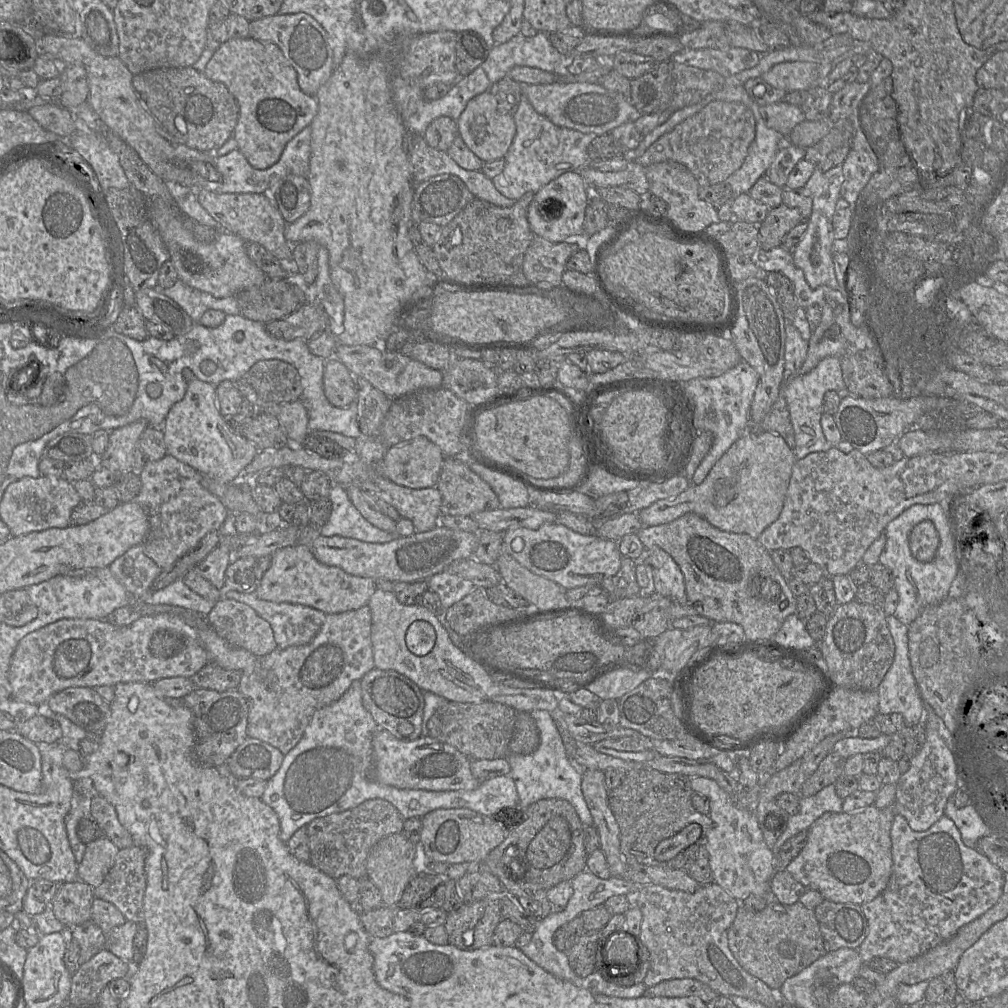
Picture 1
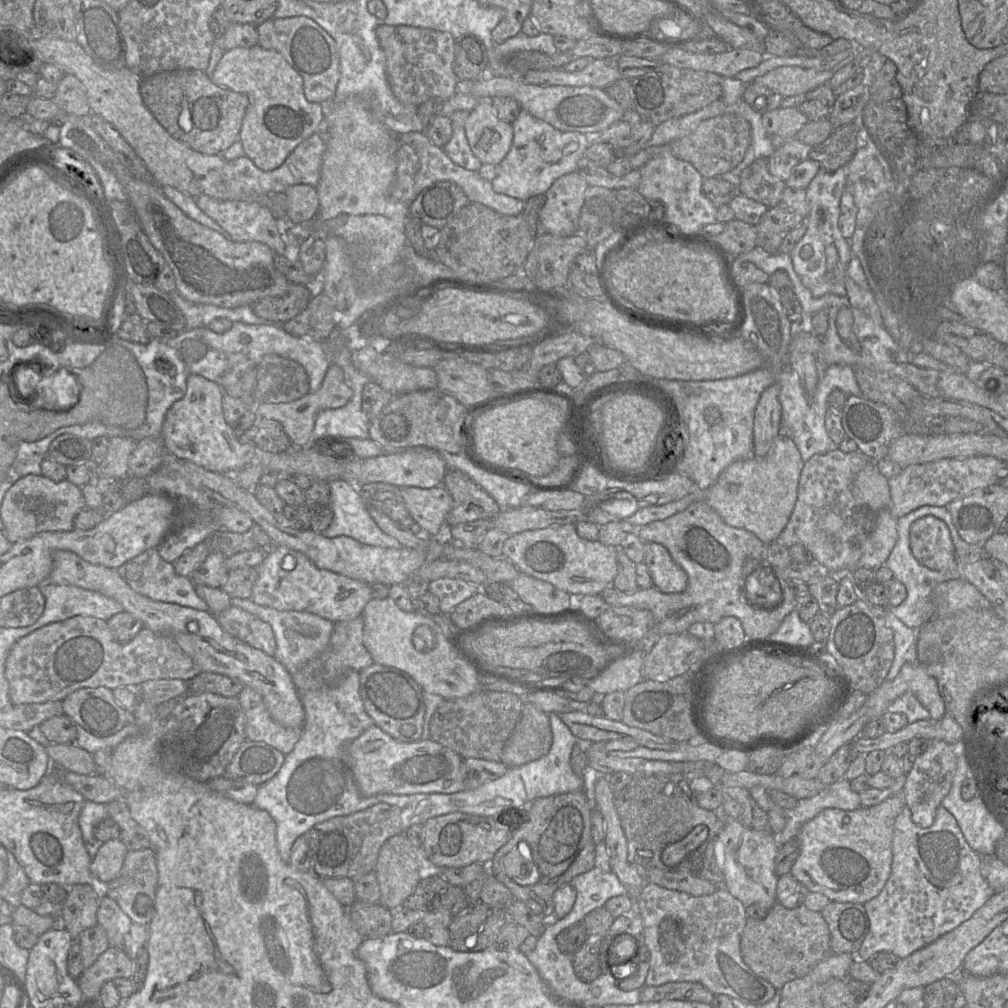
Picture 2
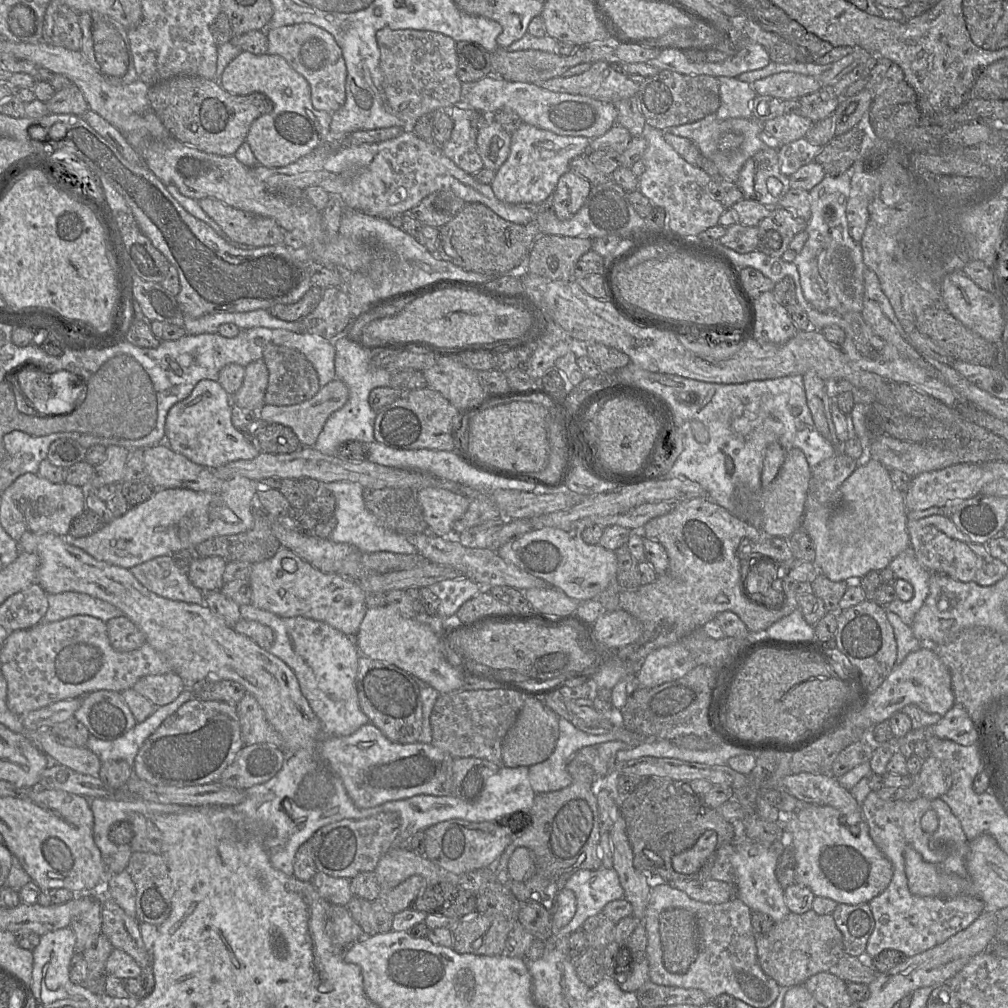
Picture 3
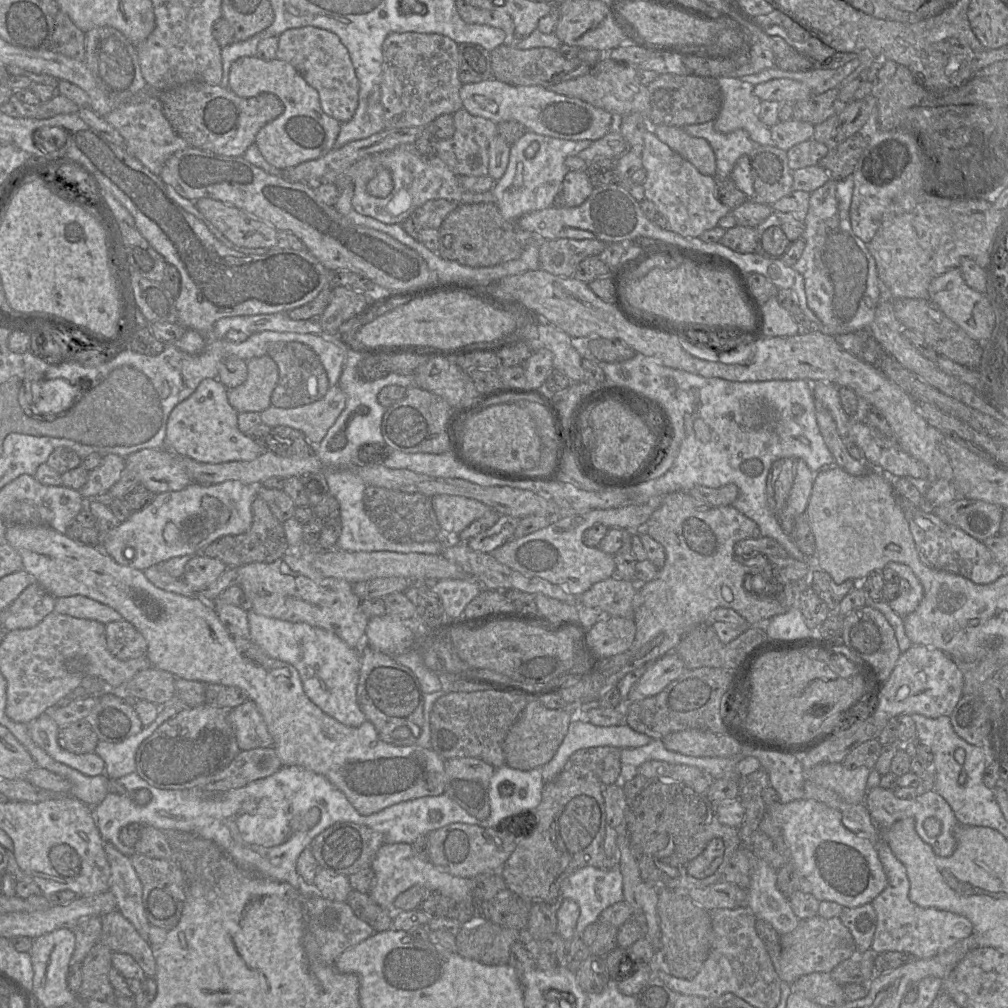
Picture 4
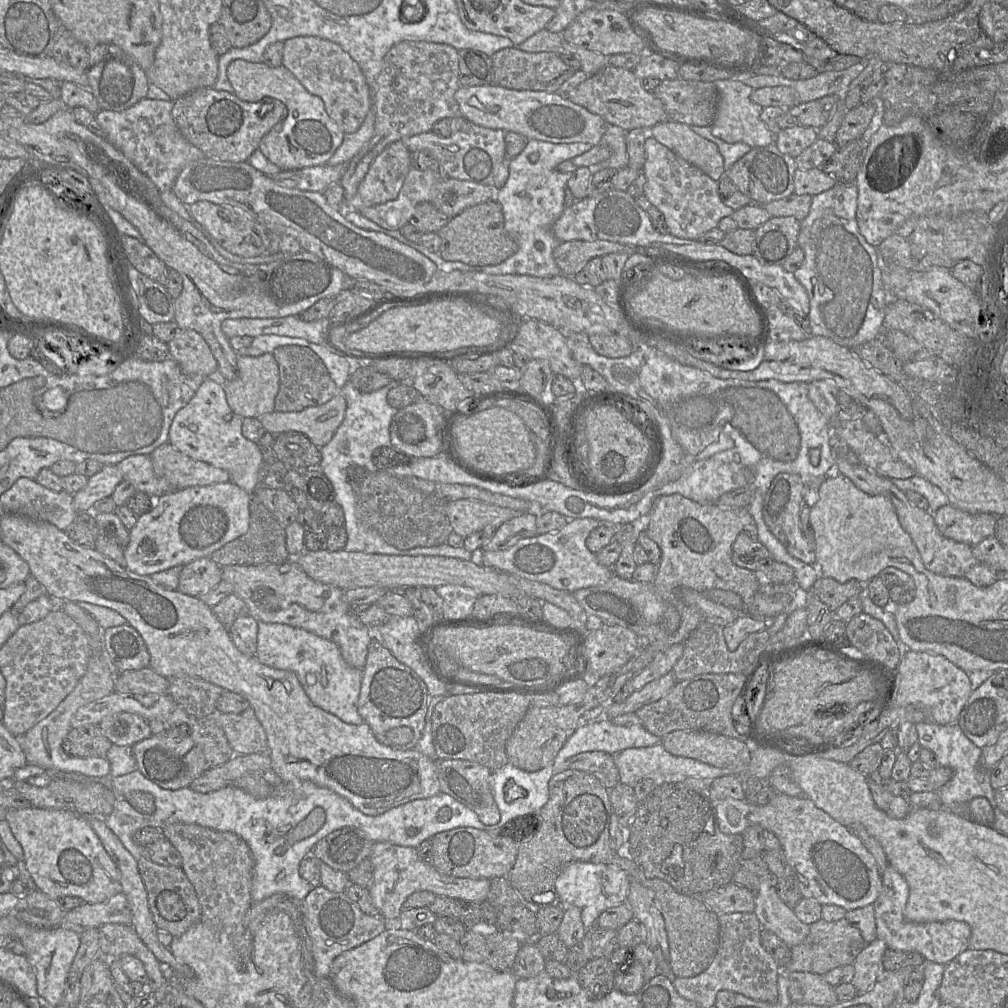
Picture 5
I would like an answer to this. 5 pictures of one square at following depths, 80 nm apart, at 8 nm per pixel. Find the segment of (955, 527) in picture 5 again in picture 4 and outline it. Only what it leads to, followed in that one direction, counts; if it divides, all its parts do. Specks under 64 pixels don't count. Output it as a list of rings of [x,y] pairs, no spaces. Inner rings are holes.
[[[958,498],[935,507],[934,513],[945,523],[956,526],[983,542],[999,535],[1005,509],[981,500]]]

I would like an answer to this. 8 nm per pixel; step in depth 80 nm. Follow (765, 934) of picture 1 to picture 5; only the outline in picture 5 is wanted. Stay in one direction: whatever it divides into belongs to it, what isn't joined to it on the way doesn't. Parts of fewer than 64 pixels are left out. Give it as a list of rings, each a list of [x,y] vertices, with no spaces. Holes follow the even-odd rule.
[[[821,918],[810,924],[807,937],[791,948],[788,968],[781,972],[810,972],[823,975],[839,966],[853,964],[866,945],[860,931],[845,918],[838,921],[826,921]]]

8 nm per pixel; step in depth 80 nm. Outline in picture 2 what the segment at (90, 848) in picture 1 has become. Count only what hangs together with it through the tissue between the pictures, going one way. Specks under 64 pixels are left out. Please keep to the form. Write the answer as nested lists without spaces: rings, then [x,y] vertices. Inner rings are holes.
[[[120,839],[103,842],[92,857],[91,873],[103,883],[112,881],[118,877],[127,852],[127,847]]]

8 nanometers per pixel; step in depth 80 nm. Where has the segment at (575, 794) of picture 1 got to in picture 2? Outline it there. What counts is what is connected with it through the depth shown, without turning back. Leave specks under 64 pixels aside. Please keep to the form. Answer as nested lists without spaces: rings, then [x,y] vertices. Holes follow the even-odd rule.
[[[557,713],[548,715],[553,734],[550,751],[545,756],[519,767],[519,773],[527,793],[528,804],[538,798],[584,790],[583,778],[574,773],[570,764],[573,748],[580,740],[562,722]]]

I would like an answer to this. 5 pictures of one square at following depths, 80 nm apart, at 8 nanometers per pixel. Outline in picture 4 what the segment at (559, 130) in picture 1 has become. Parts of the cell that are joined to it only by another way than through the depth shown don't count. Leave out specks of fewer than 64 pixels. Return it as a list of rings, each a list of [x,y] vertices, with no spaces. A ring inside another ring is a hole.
[[[526,131],[520,139],[510,145],[506,172],[495,182],[491,190],[503,218],[516,223],[527,213],[546,209],[556,204],[556,197],[560,192],[563,179],[570,171],[565,165],[566,158],[577,156],[591,143],[590,140],[566,140]],[[532,143],[538,143],[539,150],[533,158],[528,159],[525,156],[525,150]]]

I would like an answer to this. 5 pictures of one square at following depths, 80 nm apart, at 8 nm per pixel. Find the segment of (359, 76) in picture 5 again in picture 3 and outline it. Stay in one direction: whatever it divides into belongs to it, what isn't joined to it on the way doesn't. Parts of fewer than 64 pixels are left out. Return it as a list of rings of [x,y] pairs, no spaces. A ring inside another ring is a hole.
[[[311,23],[281,26],[266,31],[269,54],[280,55],[308,82],[311,102],[318,111],[334,113],[346,100],[347,69],[342,50],[325,29]]]

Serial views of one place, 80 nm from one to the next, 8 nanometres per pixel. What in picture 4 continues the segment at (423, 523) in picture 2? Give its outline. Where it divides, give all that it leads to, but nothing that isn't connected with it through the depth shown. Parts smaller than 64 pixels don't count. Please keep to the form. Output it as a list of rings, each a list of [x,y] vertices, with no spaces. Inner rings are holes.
[[[436,495],[431,499],[444,534],[459,534],[473,521],[492,509],[478,500],[456,495]]]

